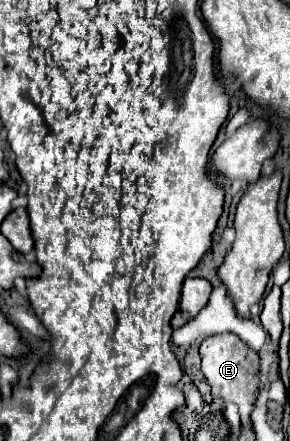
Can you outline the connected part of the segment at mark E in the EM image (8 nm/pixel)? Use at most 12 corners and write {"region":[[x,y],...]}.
{"region":[[236,334],[200,344],[202,372],[248,424],[258,386],[256,354]]}

